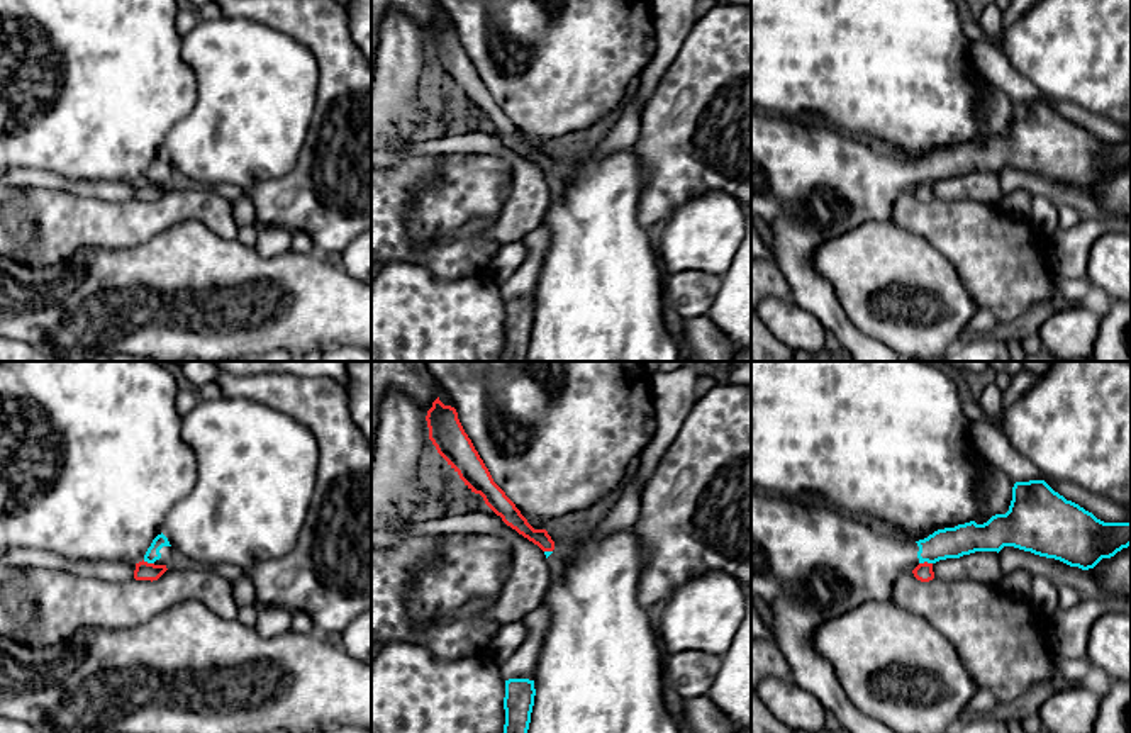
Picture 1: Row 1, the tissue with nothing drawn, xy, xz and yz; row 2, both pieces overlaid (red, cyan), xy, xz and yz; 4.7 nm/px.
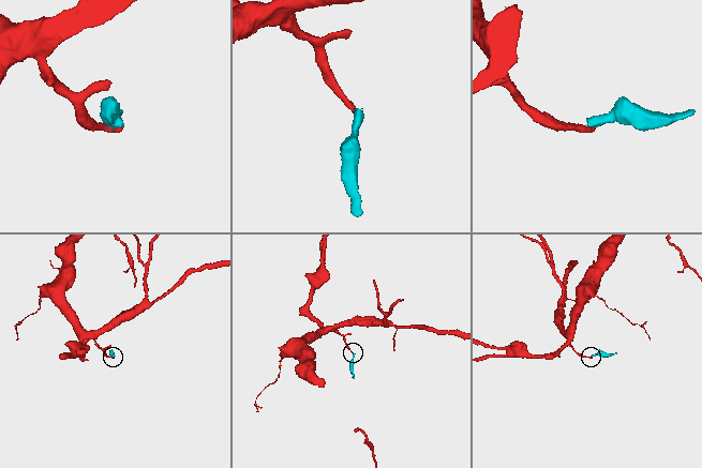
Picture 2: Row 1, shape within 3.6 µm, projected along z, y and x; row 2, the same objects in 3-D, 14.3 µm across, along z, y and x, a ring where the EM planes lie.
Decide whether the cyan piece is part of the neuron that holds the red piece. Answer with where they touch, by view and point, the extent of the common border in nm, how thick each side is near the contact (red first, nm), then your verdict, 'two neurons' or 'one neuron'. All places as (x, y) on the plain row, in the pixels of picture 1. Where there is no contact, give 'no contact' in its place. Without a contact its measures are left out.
yz (924, 182) | 60 nm | 90/150 nm | two neurons

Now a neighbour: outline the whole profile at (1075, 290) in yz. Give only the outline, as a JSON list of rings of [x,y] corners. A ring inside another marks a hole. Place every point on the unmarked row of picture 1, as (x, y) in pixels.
[[[1051,265],[1046,268],[1051,285],[1056,288],[1060,299],[1070,304],[1087,304],[1100,299],[1090,280],[1085,278],[1065,278]]]

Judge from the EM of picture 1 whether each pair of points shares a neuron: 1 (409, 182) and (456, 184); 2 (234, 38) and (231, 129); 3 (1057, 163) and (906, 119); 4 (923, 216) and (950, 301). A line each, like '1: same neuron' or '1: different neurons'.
1: different neurons
2: same neuron
3: different neurons
4: different neurons

